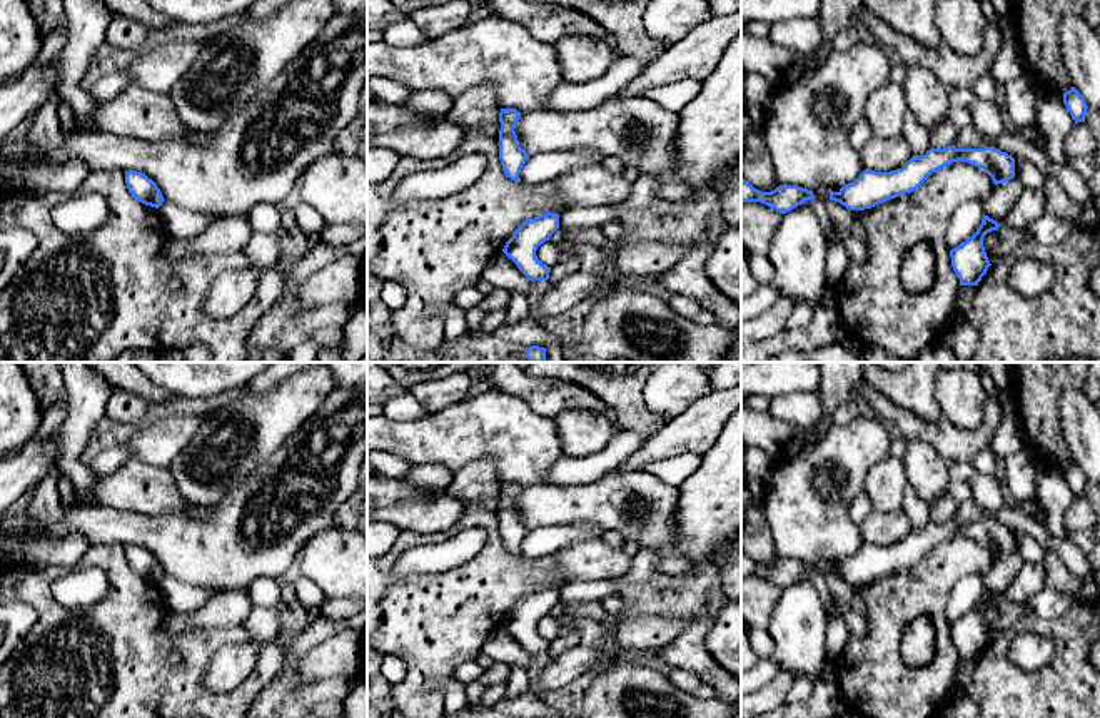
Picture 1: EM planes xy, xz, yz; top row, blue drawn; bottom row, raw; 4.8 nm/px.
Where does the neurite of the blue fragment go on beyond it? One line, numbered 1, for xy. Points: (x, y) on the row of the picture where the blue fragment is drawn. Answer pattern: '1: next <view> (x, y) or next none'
1: next none

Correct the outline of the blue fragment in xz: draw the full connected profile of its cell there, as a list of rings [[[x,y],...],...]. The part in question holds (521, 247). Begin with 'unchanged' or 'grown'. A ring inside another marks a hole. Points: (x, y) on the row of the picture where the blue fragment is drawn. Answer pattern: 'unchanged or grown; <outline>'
unchanged; [[[541,214],[522,222],[506,242],[502,252],[517,265],[529,281],[547,281],[551,267],[542,264],[536,250],[559,229],[559,214]]]

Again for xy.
unchanged; [[[137,170],[125,172],[129,192],[142,204],[159,209],[165,200],[157,184]]]

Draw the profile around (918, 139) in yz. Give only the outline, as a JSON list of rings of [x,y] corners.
[[[906,112],[903,119],[903,134],[905,140],[908,142],[913,155],[920,157],[925,155],[930,145],[930,132],[920,125],[916,117],[911,112]]]

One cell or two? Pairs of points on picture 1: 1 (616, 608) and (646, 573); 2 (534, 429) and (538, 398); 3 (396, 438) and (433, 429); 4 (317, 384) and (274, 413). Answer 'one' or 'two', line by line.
1: two
2: two
3: one
4: one

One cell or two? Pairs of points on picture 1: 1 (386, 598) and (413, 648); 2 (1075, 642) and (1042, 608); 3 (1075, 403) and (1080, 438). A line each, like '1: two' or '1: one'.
1: one
2: two
3: one

